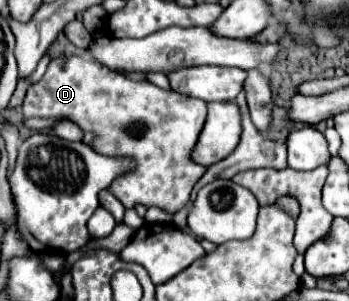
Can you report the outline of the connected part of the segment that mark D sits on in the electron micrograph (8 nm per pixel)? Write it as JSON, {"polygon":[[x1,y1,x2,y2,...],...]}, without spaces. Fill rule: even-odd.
{"polygon":[[89,55,69,57,69,59,51,59,43,79,29,87,27,97,23,101,23,115,71,119,83,131,91,131,97,135,95,141,91,143,95,151,111,157,135,159,135,171,129,171,127,175,119,175,119,179,115,179,115,183,111,183,109,187,125,207,135,207,137,203,143,203,147,207,157,205,169,213,177,213,187,205,193,185,205,173,205,167,191,163,189,153,203,129,203,123,207,117,207,103,175,91,165,91,149,81,127,79,125,75,109,71]]}

